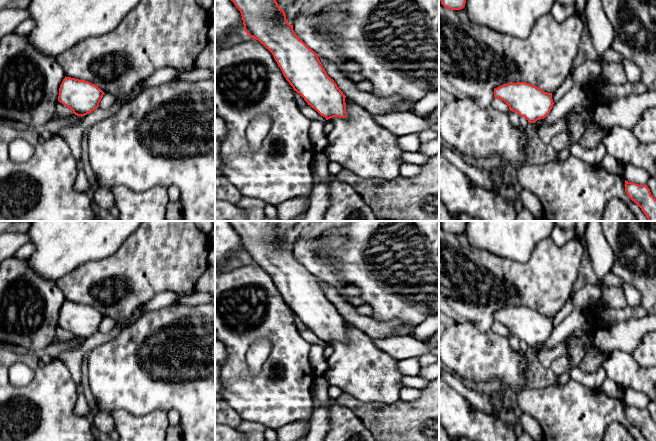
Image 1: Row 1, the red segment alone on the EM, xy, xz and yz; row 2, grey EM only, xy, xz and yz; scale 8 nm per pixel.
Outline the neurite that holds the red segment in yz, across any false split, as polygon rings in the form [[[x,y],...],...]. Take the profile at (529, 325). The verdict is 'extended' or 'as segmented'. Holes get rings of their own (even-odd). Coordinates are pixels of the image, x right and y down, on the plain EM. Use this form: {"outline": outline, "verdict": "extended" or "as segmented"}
{"outline": [[[526,306],[503,308],[494,313],[494,321],[503,324],[510,335],[525,341],[529,347],[544,343],[554,329],[552,317]]], "verdict": "as segmented"}

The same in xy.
{"outline": [[[71,301],[63,303],[58,325],[77,340],[85,340],[99,331],[105,317],[95,308]]], "verdict": "as segmented"}

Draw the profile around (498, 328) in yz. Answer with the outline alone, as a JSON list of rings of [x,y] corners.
[[[494,323],[491,330],[503,337],[508,337],[510,335],[509,330],[501,323]]]

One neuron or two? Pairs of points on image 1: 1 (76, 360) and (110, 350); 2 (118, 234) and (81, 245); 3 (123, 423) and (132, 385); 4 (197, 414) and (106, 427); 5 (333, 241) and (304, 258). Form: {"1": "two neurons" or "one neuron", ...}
{"1": "two neurons", "2": "one neuron", "3": "two neurons", "4": "two neurons", "5": "one neuron"}

